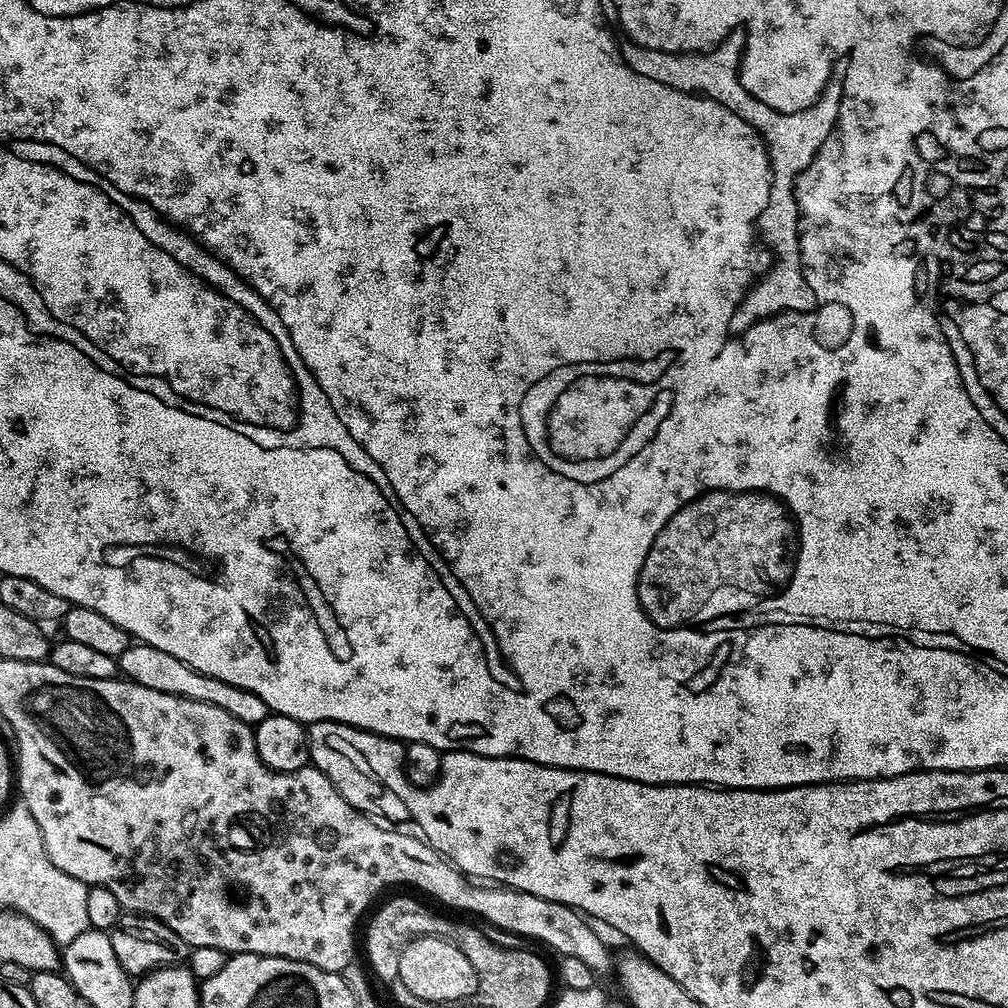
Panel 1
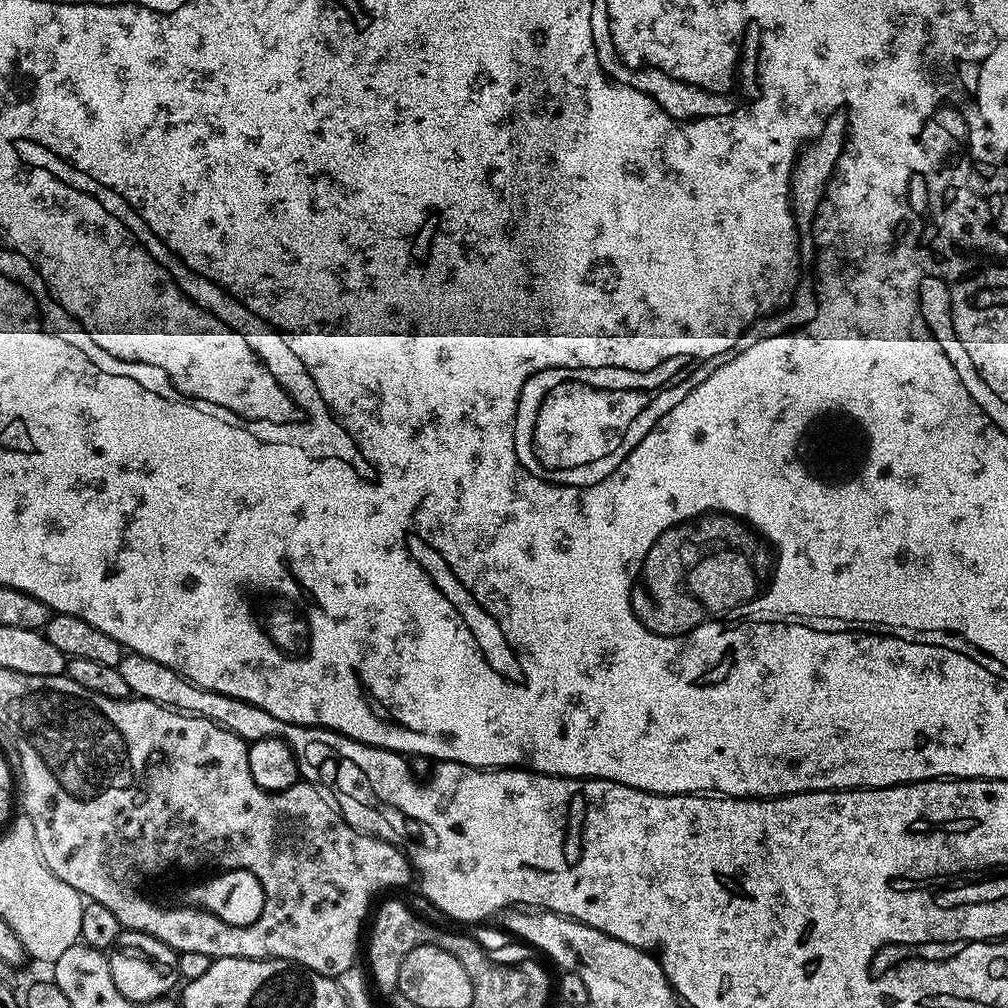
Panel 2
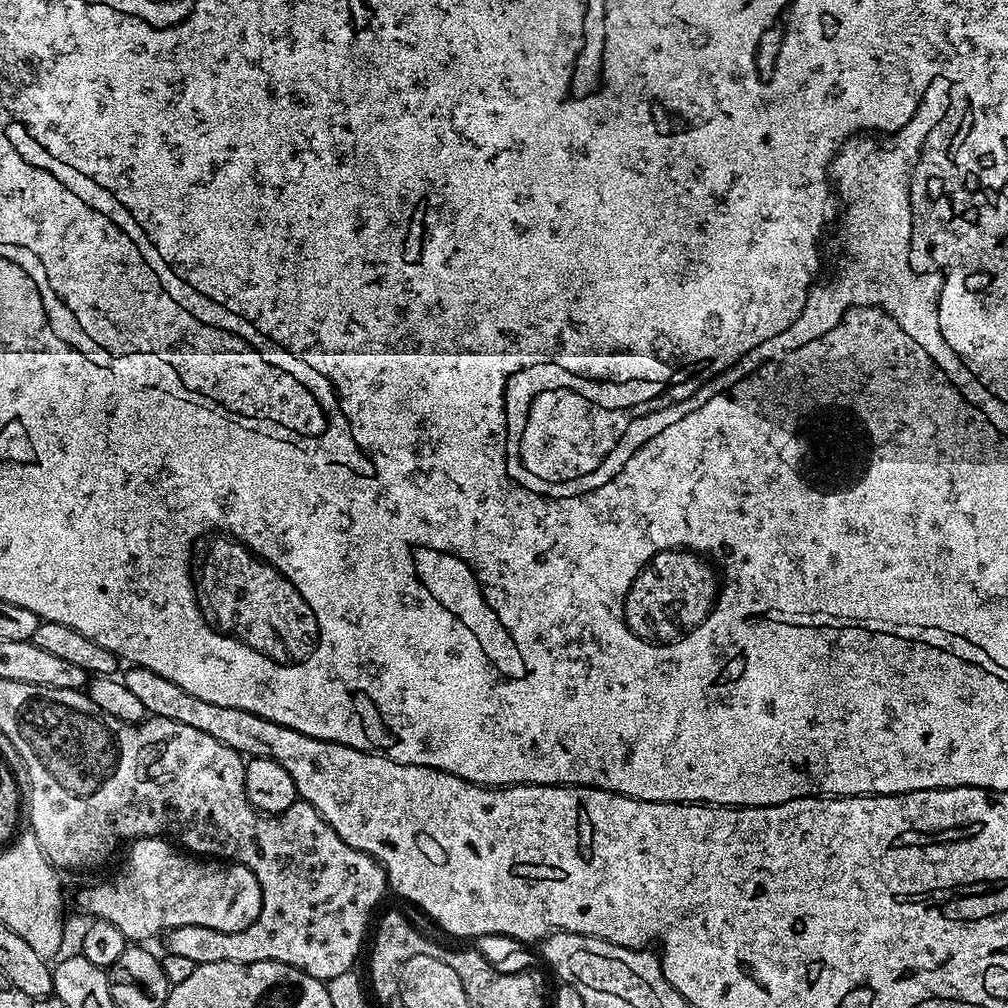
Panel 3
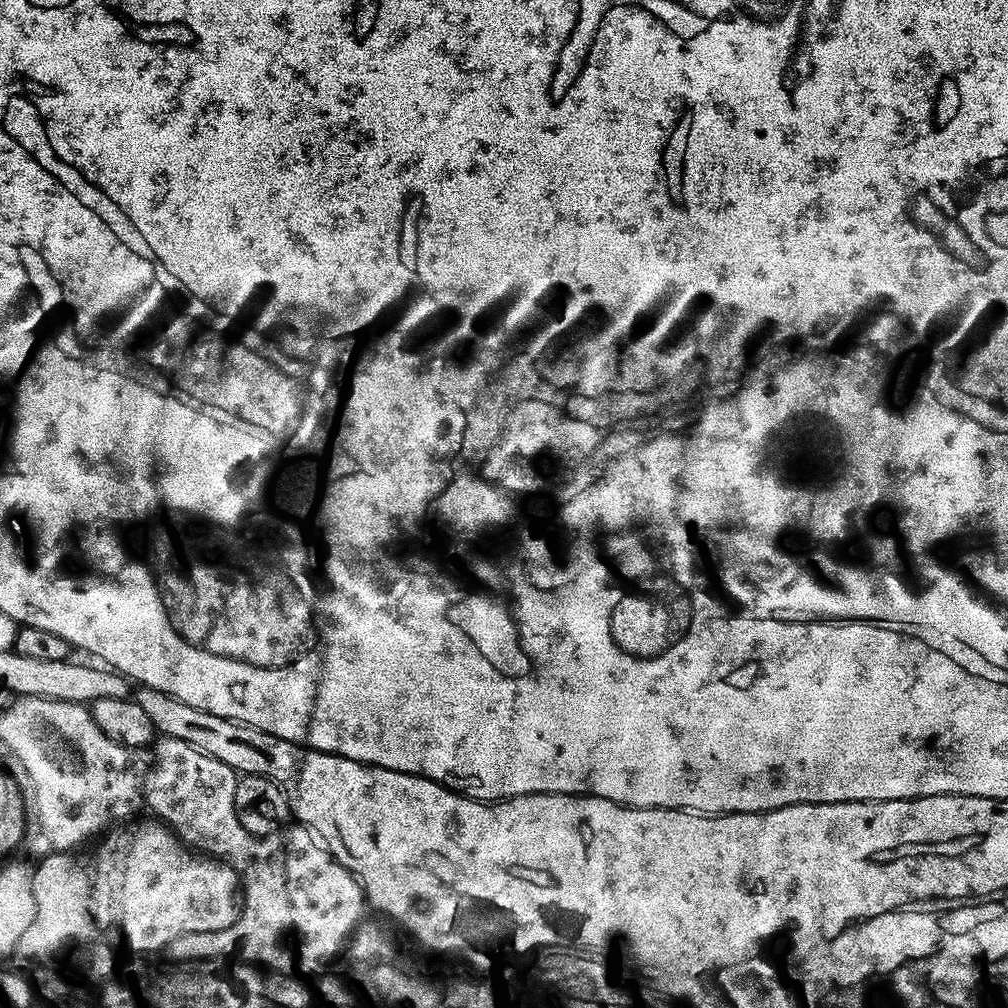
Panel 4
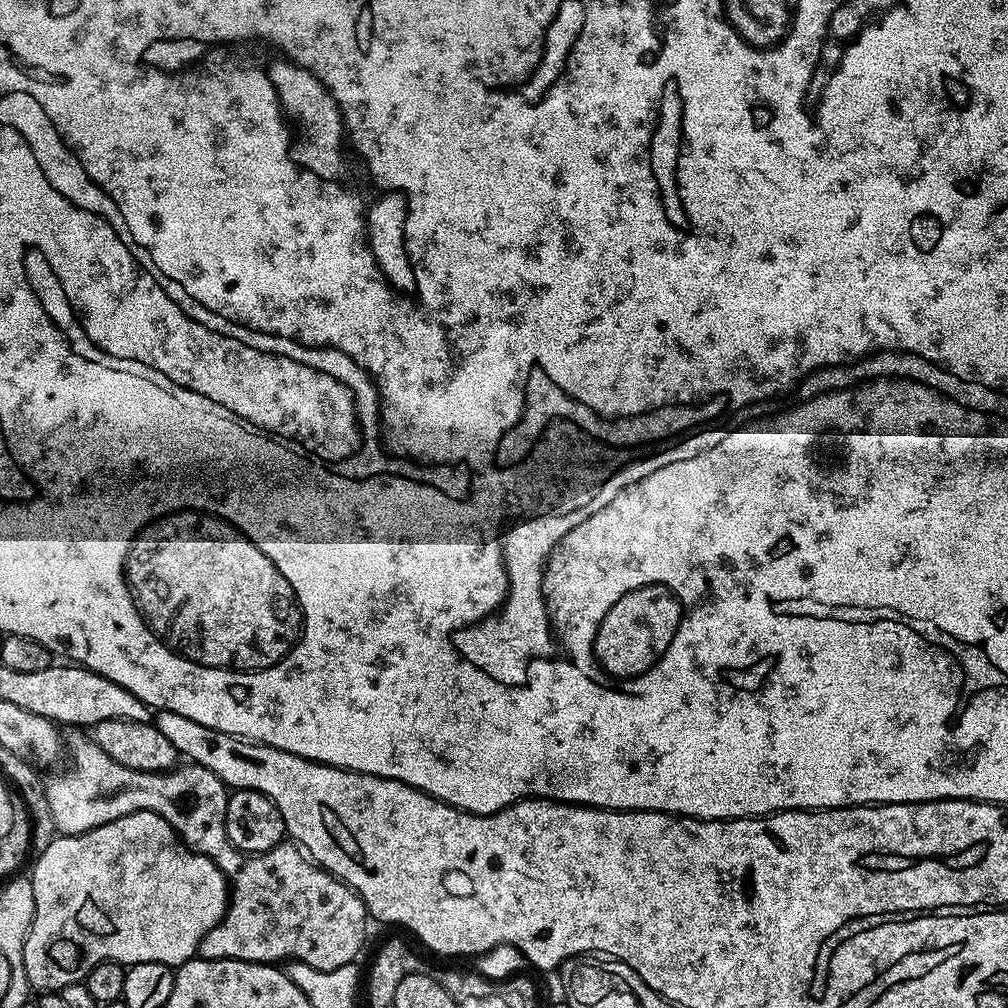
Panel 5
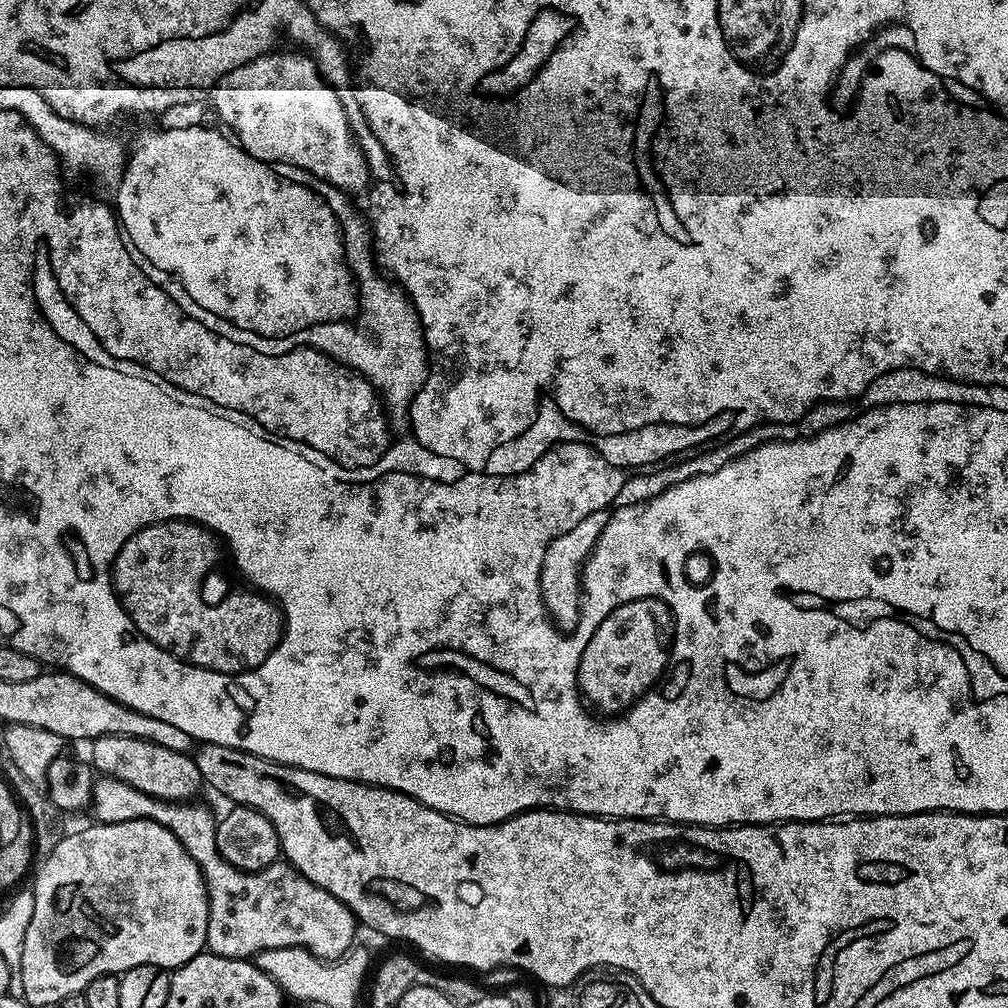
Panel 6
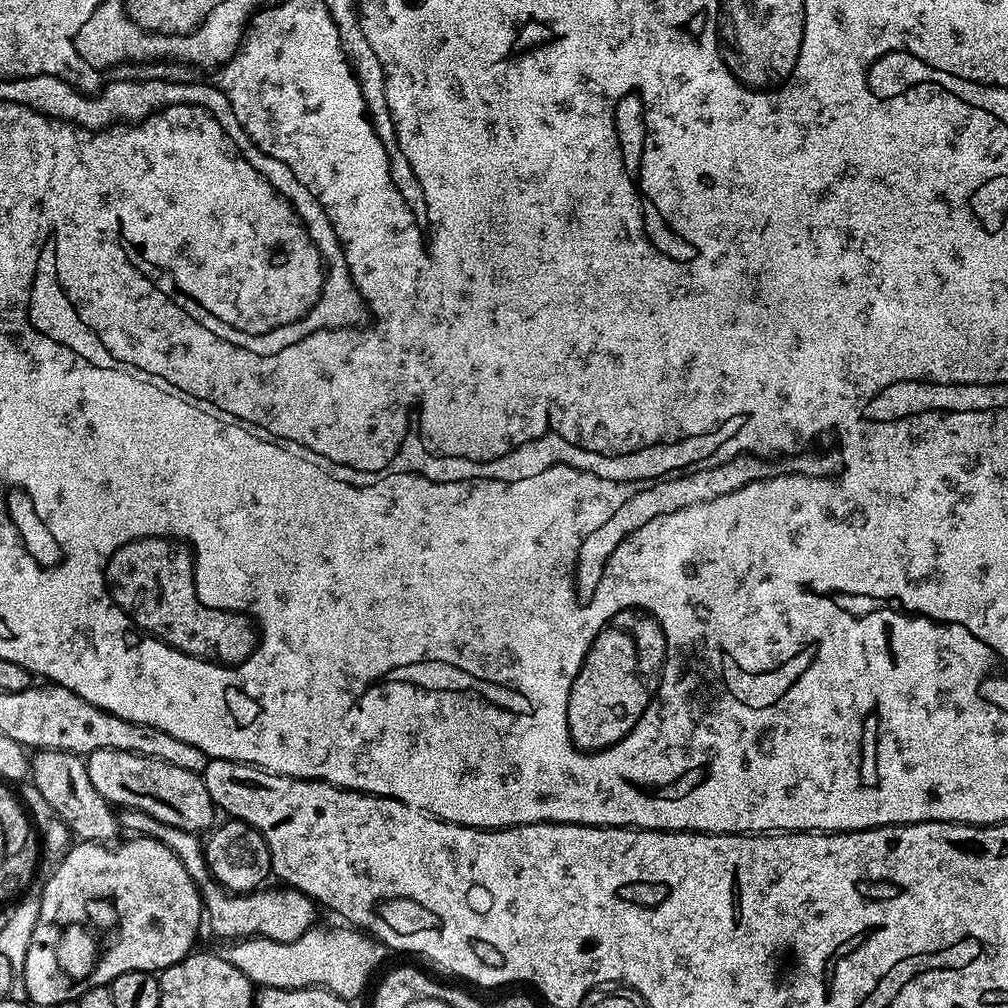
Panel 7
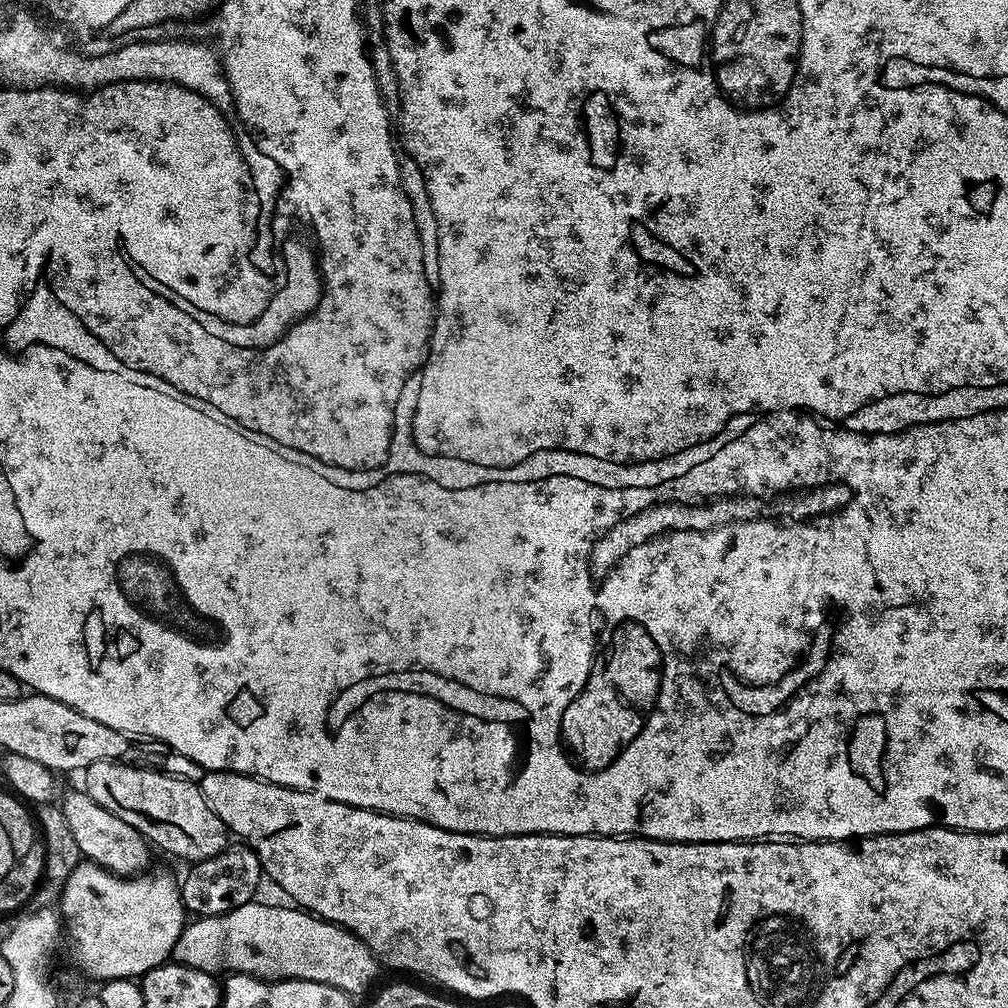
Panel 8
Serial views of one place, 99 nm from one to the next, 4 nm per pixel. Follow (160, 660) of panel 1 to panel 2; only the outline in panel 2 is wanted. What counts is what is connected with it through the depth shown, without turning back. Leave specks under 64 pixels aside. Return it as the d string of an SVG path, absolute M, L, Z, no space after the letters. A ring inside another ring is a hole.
M128 652L122 658L119 669L133 697L165 704L167 708L175 708L177 712L186 712L190 716L200 716L200 710L202 710L202 708L196 708L198 704L194 702L196 696L208 698L212 700L214 723L221 724L226 730L238 734L245 742L261 740L267 736L280 736L282 732L283 739L287 740L289 746L292 747L296 760L340 760L340 752L332 752L322 744L320 728L310 728L303 724L285 724L282 728L280 720L266 714L266 710L250 702L242 702L238 698L230 698L226 694L218 694L214 690L200 688L190 683L182 674L170 670L170 666L162 666L162 662L154 662L154 658L146 658L139 656L136 652Z

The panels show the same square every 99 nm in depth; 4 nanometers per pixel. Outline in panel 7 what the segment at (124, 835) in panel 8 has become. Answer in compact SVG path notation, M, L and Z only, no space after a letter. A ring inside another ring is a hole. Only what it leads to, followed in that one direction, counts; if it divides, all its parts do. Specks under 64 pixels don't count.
M41 748L31 757L30 780L36 789L54 806L54 810L66 822L73 837L80 842L112 842L117 839L118 816L113 805L94 790L94 782L90 782L87 763L80 760L72 750L50 750Z

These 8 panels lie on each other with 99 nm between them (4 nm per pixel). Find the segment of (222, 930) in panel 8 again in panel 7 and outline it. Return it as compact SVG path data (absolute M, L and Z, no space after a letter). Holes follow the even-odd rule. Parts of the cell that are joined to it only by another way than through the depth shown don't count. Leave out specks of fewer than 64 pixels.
M313 926L302 938L293 940L250 936L229 943L222 955L260 988L324 988L343 1000L355 1002L363 994L372 971L383 962L386 949L367 931L352 926L340 927L344 928Z

